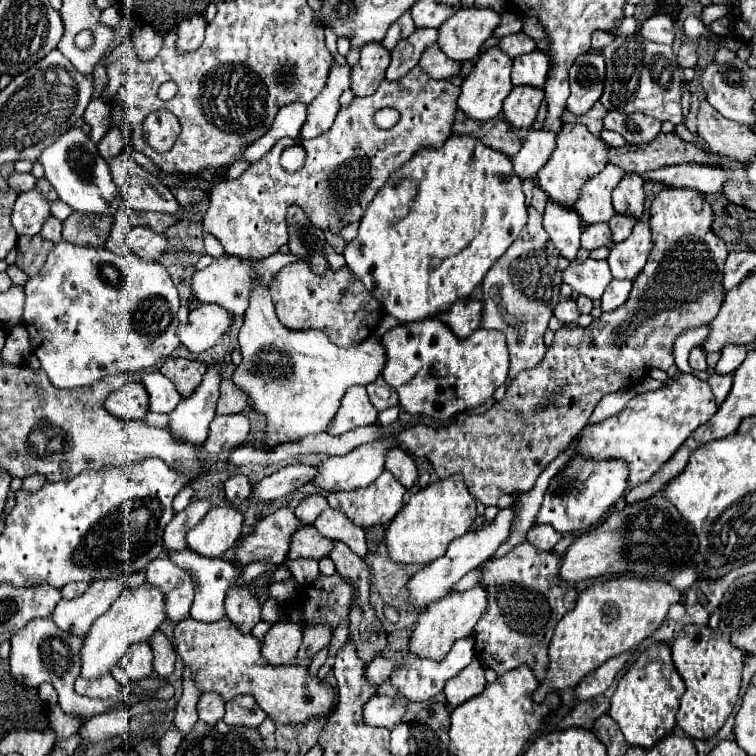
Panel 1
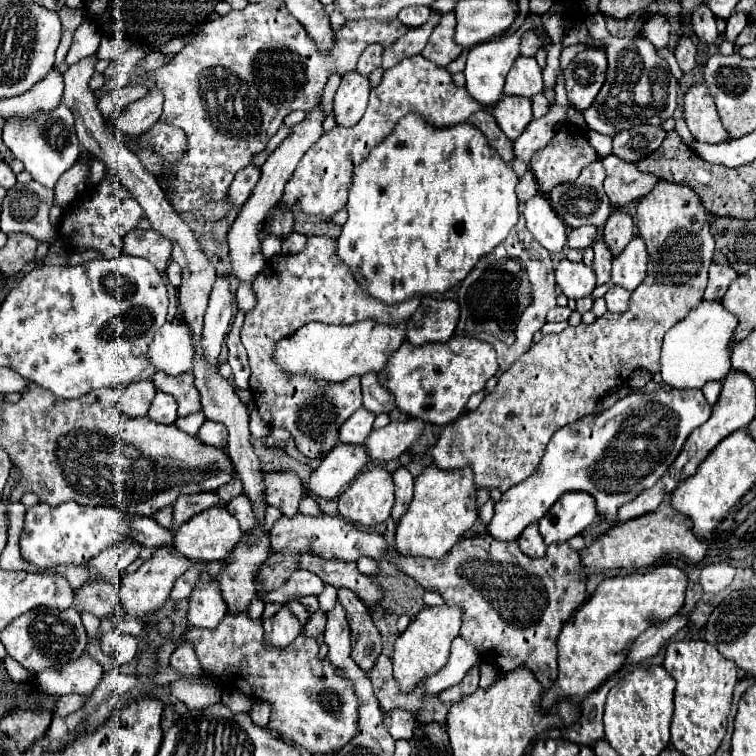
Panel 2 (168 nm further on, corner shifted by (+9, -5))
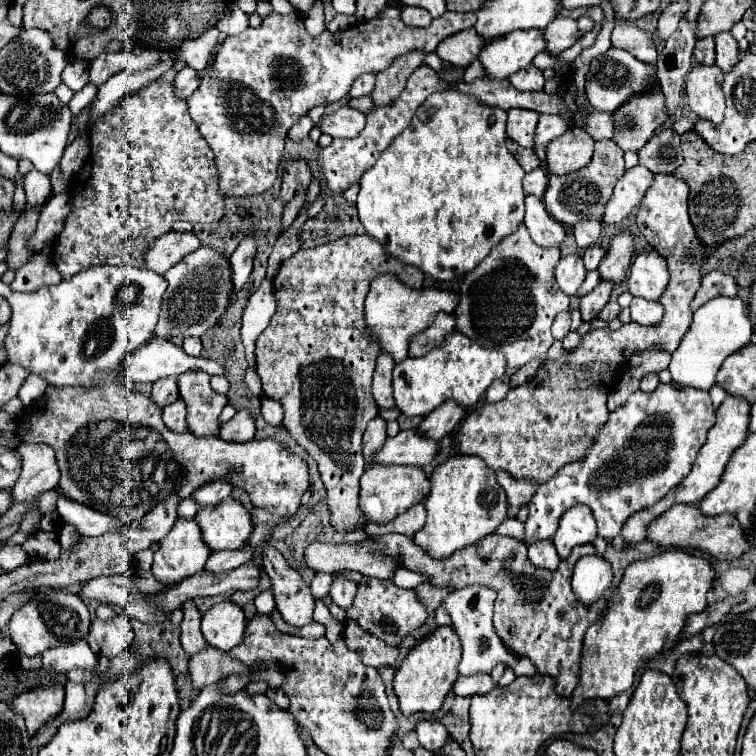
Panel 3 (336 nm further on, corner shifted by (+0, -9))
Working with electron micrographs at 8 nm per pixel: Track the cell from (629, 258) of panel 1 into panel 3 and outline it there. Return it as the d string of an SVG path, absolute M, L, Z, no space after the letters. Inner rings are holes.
M657 250L641 252L631 264L627 284L633 296L641 296L645 300L659 300L667 282L669 282L667 264Z

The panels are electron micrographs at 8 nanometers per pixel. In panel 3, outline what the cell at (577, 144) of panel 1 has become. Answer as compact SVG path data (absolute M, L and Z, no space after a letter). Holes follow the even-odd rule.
M571 126L561 138L555 138L547 146L547 172L549 174L569 174L591 162L593 140L579 126Z

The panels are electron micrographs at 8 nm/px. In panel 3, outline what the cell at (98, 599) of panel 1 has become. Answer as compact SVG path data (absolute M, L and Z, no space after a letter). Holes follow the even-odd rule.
M173 494L165 502L157 504L153 510L149 510L139 522L131 524L129 530L125 528L125 548L129 554L137 554L145 548L151 548L151 544L159 542L169 534L177 520L177 496Z

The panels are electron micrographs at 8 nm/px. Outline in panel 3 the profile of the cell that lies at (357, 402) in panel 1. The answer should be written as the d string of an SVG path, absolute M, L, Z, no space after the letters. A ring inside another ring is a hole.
M375 416L369 424L367 424L367 430L365 430L365 434L363 434L363 454L365 454L365 458L369 460L371 458L371 454L375 452L375 450L379 450L379 446L383 446L383 440L387 438L387 434L385 434L385 420L381 418L381 416Z

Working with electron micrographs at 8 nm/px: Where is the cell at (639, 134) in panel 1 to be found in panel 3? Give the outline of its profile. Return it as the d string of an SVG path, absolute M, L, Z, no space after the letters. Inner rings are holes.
M671 128L655 132L637 154L639 154L639 164L647 166L651 172L669 174L683 160L679 134Z

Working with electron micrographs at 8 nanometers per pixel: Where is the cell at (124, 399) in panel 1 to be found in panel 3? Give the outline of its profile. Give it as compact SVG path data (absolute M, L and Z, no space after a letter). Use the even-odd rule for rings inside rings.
M163 378L163 380L157 380L157 382L153 384L151 400L153 400L159 408L165 408L165 406L169 406L171 402L179 400L177 378Z

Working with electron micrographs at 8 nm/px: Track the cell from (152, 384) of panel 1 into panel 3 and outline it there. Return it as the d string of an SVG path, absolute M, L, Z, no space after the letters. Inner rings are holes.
M177 400L177 402L169 404L167 408L163 408L163 422L173 432L185 432L187 430L185 416L187 416L187 410L185 410L183 400Z

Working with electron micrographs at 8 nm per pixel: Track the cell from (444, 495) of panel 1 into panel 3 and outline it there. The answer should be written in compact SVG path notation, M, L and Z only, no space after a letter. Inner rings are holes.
M451 456L431 472L429 484L431 490L425 498L427 522L415 532L413 542L431 558L449 558L453 552L495 532L495 528L507 518L507 496L497 484L493 470L489 470L477 456Z

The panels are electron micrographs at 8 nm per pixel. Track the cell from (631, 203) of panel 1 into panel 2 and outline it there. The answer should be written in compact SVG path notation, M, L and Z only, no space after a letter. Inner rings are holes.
M612 208L612 214L602 230L604 242L608 250L612 252L612 258L622 254L622 250L628 246L628 242L634 238L634 224L632 218L620 210Z

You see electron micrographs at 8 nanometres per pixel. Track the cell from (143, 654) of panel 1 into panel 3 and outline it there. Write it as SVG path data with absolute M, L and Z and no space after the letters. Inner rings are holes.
M117 614L115 622L101 622L101 620L95 620L91 624L91 630L89 630L89 646L95 650L95 654L101 654L101 656L107 656L107 658L113 658L113 656L119 656L121 652L129 650L135 642L135 634L133 634L133 628L129 626L129 620L125 618L125 614Z

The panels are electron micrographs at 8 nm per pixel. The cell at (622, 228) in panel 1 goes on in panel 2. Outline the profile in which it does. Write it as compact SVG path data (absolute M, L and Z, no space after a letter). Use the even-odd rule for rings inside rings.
M598 238L598 242L592 246L594 248L594 274L596 274L596 286L608 284L610 282L610 270L612 270L612 258L610 258L610 250L606 250L602 238Z

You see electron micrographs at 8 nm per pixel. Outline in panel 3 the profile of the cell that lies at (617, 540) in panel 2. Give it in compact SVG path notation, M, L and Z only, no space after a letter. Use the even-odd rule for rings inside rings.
M675 504L663 516L653 520L647 526L647 542L655 542L659 546L683 546L683 548L697 548L707 552L717 562L729 562L739 558L747 550L745 536L739 528L739 522L733 514L721 516L705 516L701 514L697 504Z

